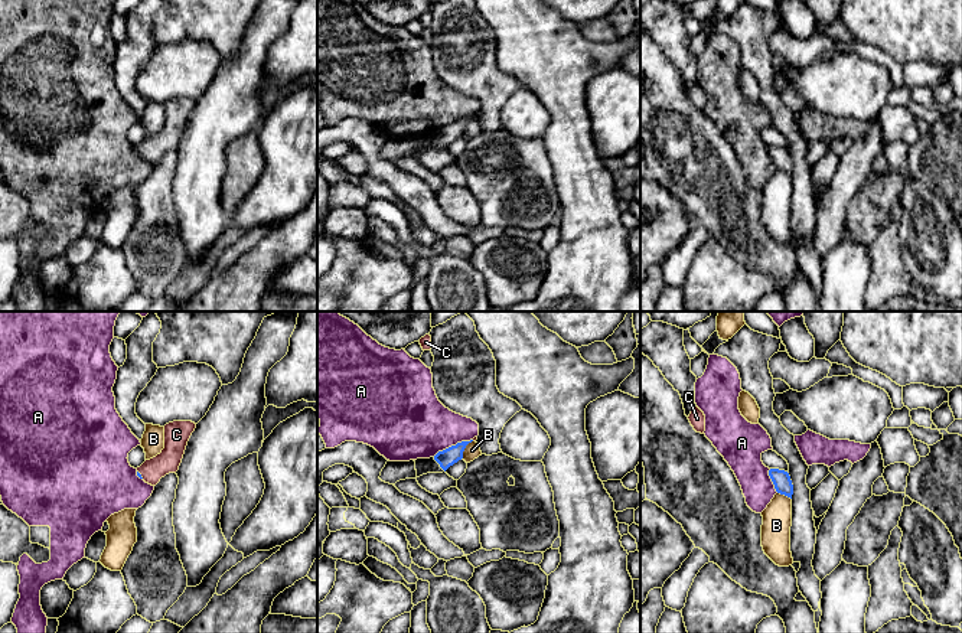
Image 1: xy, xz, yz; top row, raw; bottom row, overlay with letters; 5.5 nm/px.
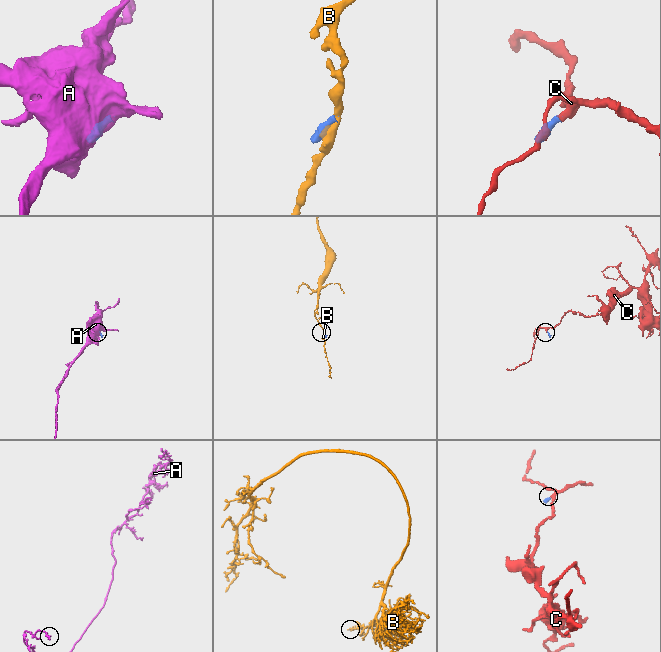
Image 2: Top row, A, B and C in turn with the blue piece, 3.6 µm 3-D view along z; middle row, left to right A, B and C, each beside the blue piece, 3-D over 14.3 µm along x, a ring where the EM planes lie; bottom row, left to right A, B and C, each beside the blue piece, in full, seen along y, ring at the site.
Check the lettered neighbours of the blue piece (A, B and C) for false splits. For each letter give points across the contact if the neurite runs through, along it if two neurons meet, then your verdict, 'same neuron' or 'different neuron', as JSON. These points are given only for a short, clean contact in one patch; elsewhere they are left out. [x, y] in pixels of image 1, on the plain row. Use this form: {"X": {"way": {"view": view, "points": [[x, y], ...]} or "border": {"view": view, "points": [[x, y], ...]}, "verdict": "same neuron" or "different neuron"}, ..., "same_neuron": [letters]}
{"A": {"border": {"view": "xz", "points": [[472, 116], [457, 118], [433, 133]]}, "verdict": "different neuron"}, "B": {"border": {"view": "xz", "points": [[472, 117], [460, 136]]}, "verdict": "different neuron"}, "C": {"way": {"view": "xy", "points": [[139, 152], [140, 152], [152, 147]]}, "verdict": "same neuron"}, "same_neuron": ["C"]}

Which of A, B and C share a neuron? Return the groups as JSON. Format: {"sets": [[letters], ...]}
{"sets": [["A"], ["B"], ["C"]]}

